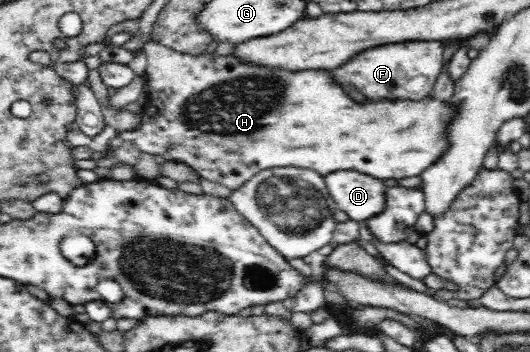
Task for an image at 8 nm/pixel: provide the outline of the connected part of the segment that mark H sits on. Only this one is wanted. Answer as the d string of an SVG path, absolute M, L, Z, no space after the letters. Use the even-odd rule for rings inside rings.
M147 41L142 48L147 55L147 68L145 79L148 80L151 91L149 95L149 108L147 113L141 115L141 124L133 132L124 132L120 134L119 140L129 140L133 142L141 152L147 154L162 156L167 161L187 164L196 173L205 180L219 183L232 191L237 190L246 182L253 178L259 170L267 168L283 168L283 166L299 166L299 168L309 168L319 174L329 174L335 170L357 170L377 179L400 179L411 178L411 176L420 176L426 168L429 168L447 148L445 141L445 128L453 120L458 112L457 107L449 107L440 102L439 99L431 100L430 97L419 102L367 102L367 104L357 104L353 102L339 86L333 84L333 78L327 72L315 72L314 70L305 70L305 72L287 72L287 70L277 69L269 70L265 66L247 65L247 63L238 62L233 56L209 56L180 54L163 44L156 41Z

